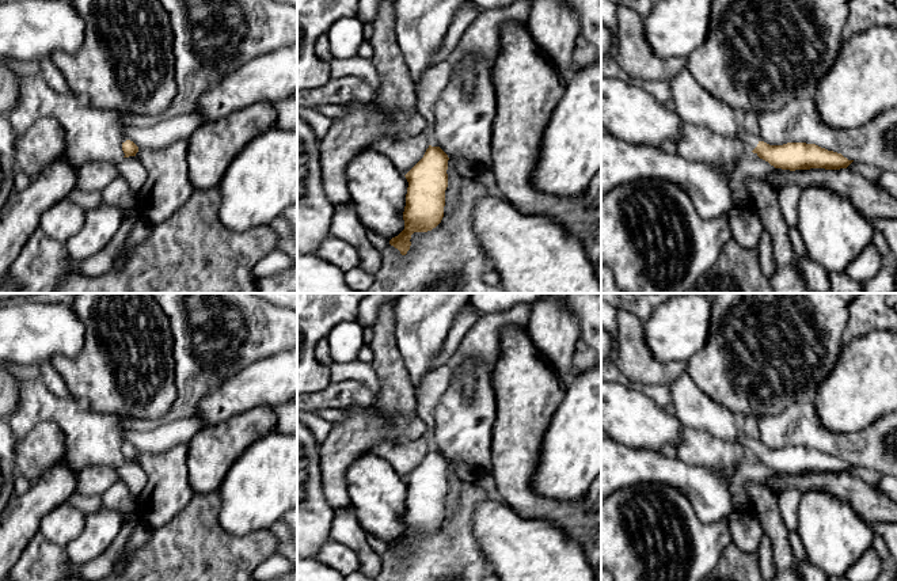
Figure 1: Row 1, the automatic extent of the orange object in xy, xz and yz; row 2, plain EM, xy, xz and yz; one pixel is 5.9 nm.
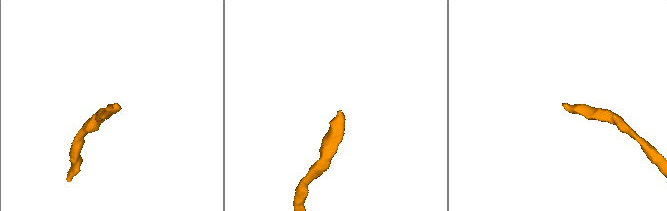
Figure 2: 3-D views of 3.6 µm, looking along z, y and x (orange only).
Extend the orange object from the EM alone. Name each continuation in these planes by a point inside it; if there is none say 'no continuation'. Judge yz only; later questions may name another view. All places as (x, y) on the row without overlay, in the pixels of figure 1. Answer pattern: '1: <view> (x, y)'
1: yz (691, 405)

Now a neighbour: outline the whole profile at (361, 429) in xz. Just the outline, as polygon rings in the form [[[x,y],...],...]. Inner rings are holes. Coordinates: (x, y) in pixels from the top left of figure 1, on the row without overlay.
[[[347,406],[343,411],[346,418],[332,424],[328,437],[319,444],[322,487],[335,512],[351,505],[346,472],[356,459],[379,443],[426,437],[426,425],[417,415],[381,421],[372,406]]]

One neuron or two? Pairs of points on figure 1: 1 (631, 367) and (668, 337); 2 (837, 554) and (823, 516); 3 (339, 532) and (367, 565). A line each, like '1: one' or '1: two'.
1: two
2: one
3: one

